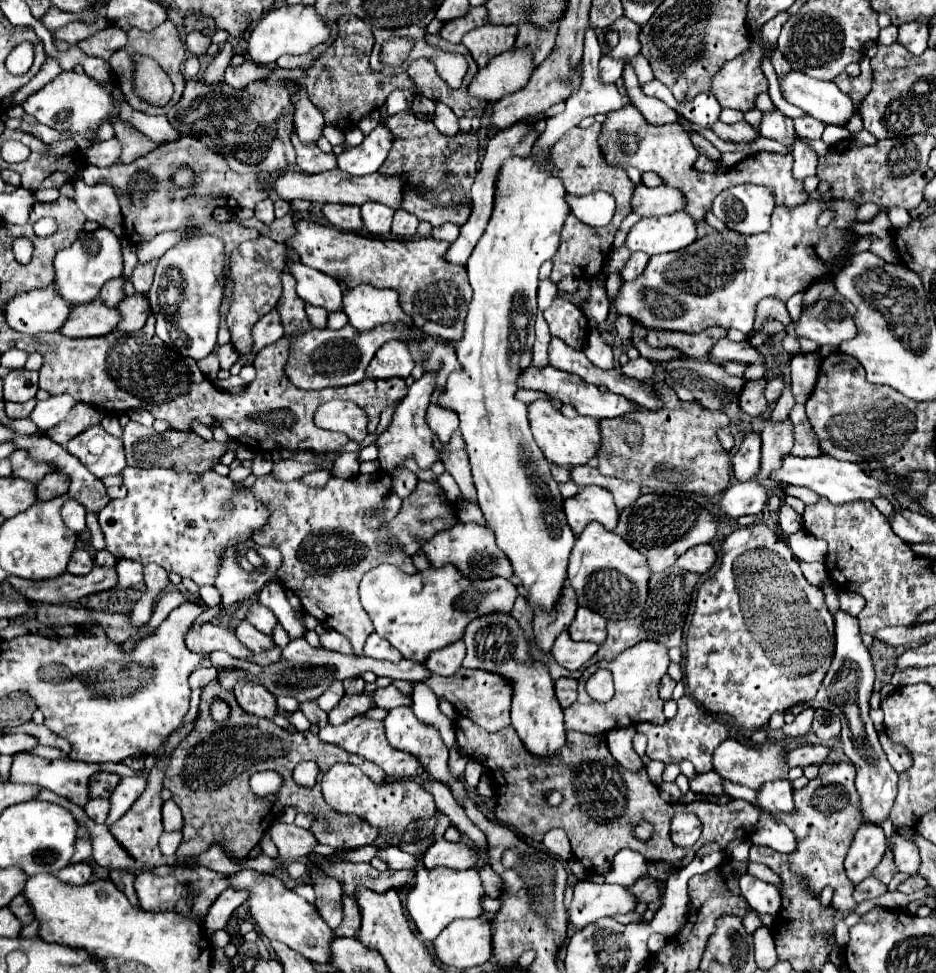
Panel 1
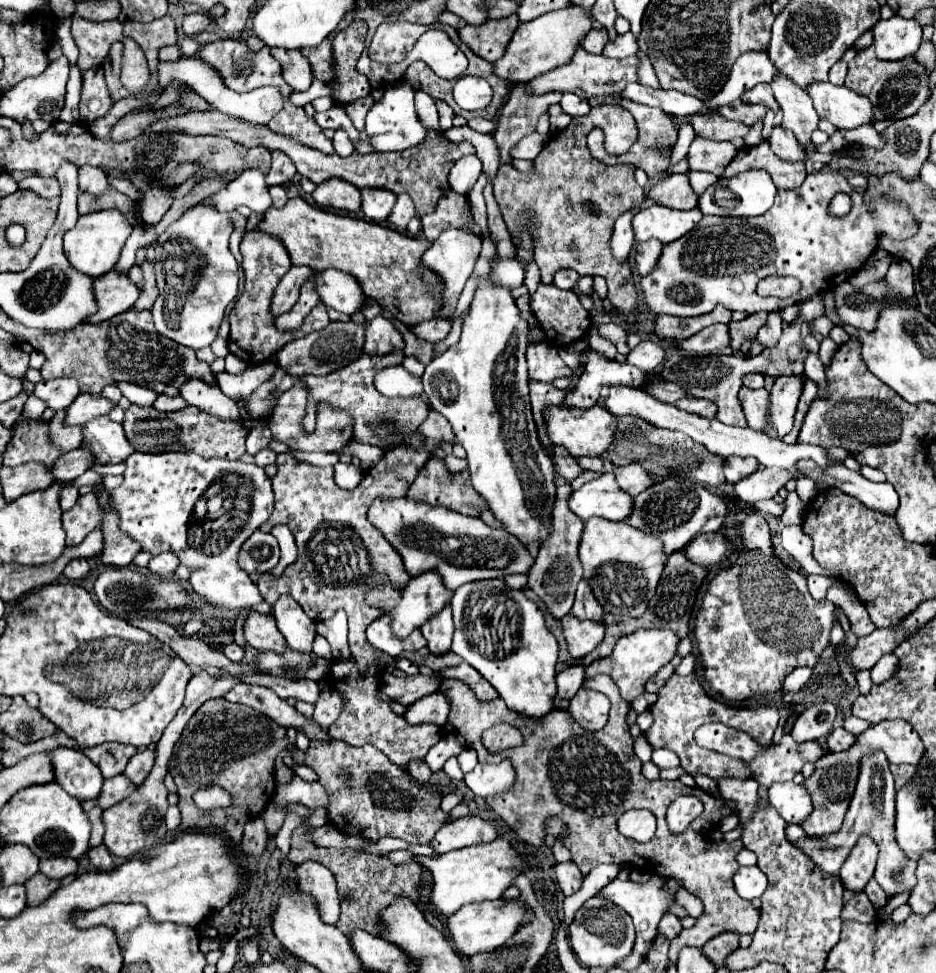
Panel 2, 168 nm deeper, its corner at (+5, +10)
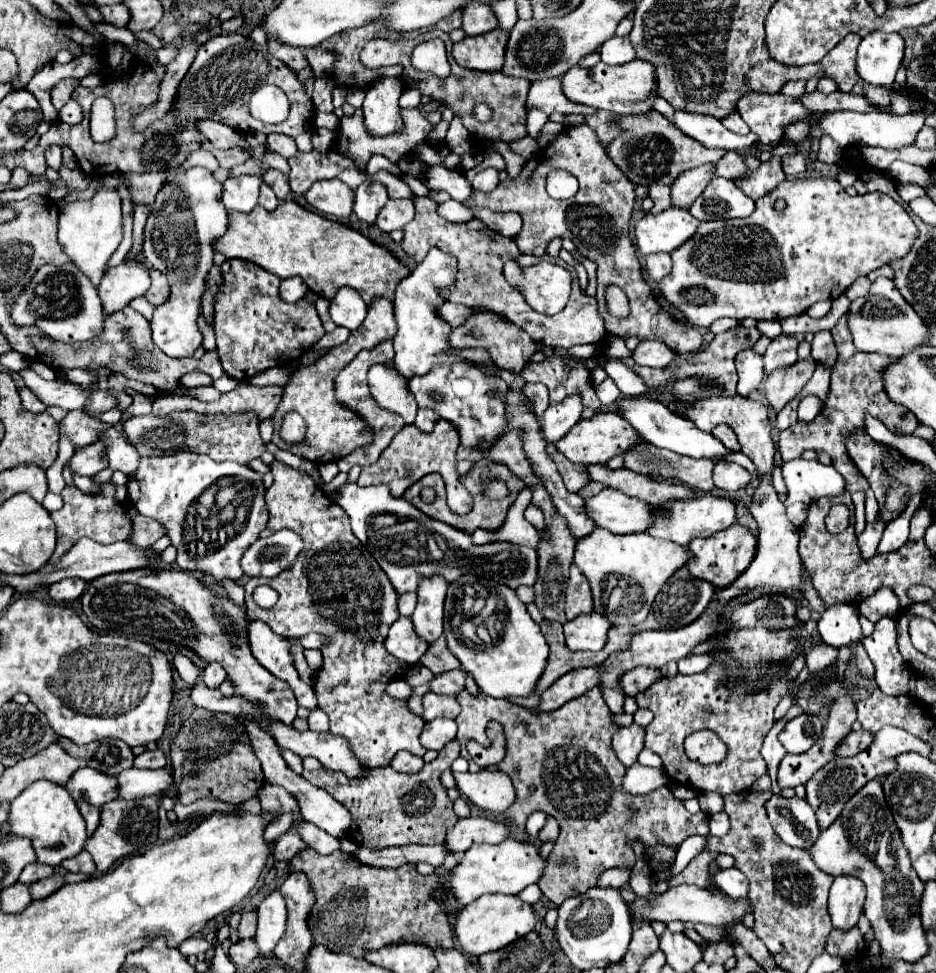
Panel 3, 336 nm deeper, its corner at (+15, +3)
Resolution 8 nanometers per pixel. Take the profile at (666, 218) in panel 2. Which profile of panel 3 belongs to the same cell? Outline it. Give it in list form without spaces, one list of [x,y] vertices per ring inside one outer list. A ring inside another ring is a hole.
[[[669,207],[657,215],[645,215],[635,225],[635,245],[643,255],[651,253],[671,253],[685,239],[697,231],[699,219],[695,219],[687,209]]]

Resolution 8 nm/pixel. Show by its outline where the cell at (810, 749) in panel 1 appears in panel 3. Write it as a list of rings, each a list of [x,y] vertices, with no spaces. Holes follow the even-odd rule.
[[[851,731],[845,735],[845,739],[837,745],[835,749],[835,755],[837,757],[853,757],[857,755],[859,751],[863,751],[869,743],[871,743],[871,733],[867,731]]]

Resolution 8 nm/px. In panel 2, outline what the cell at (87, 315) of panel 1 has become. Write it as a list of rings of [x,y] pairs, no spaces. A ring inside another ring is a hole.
[[[107,272],[107,276],[99,276],[99,280],[93,282],[95,296],[99,310],[95,316],[91,316],[91,324],[109,320],[117,314],[123,314],[133,308],[135,300],[139,298],[139,288],[129,280],[127,272]]]

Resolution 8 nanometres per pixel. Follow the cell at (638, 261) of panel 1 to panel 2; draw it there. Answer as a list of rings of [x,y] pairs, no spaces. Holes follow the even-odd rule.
[[[647,240],[637,246],[635,260],[637,260],[637,270],[641,276],[651,274],[655,270],[655,264],[661,256],[661,250],[663,250],[663,242],[659,242],[659,240]]]

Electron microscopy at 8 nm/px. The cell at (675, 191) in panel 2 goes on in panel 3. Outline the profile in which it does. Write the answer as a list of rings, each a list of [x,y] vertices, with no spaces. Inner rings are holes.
[[[701,165],[681,173],[671,185],[671,207],[689,209],[693,201],[703,193],[707,183],[713,179],[713,165]]]

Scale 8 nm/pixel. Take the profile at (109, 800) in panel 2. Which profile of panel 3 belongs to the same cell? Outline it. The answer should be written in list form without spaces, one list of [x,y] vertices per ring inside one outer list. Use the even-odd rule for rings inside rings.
[[[127,769],[117,775],[117,799],[141,799],[159,791],[169,791],[173,777],[169,771]]]

